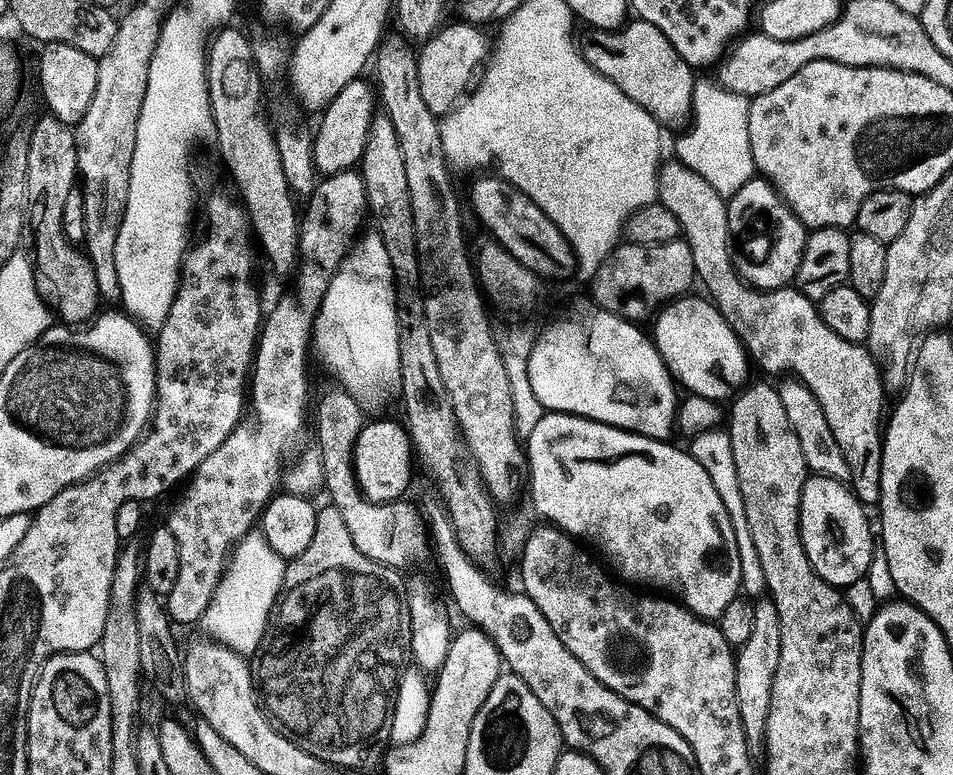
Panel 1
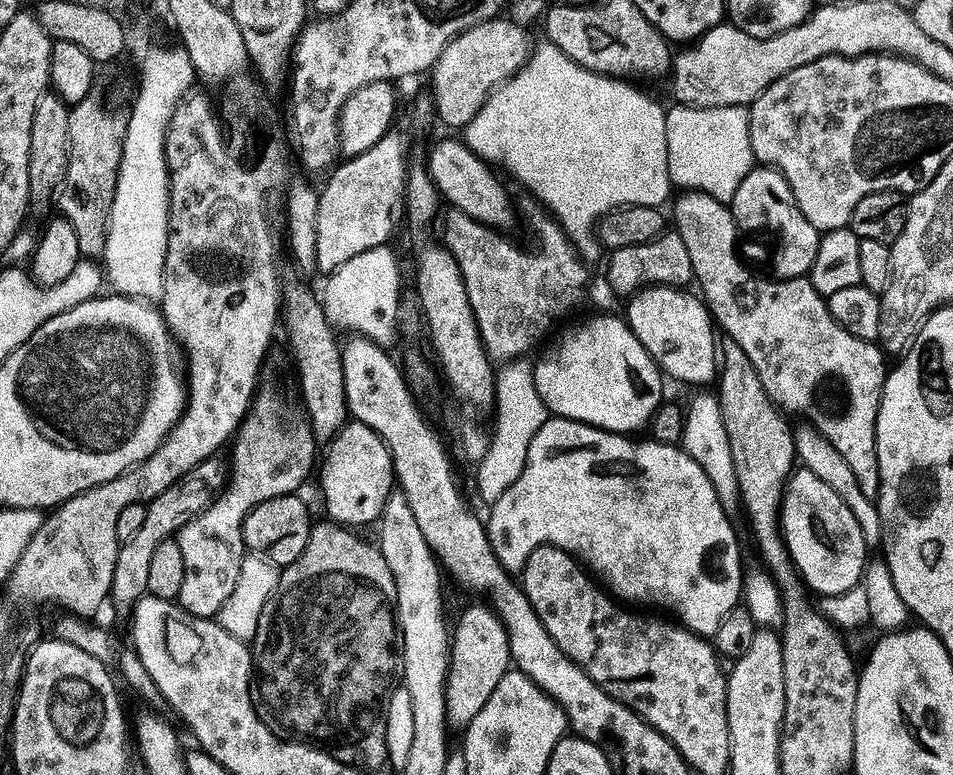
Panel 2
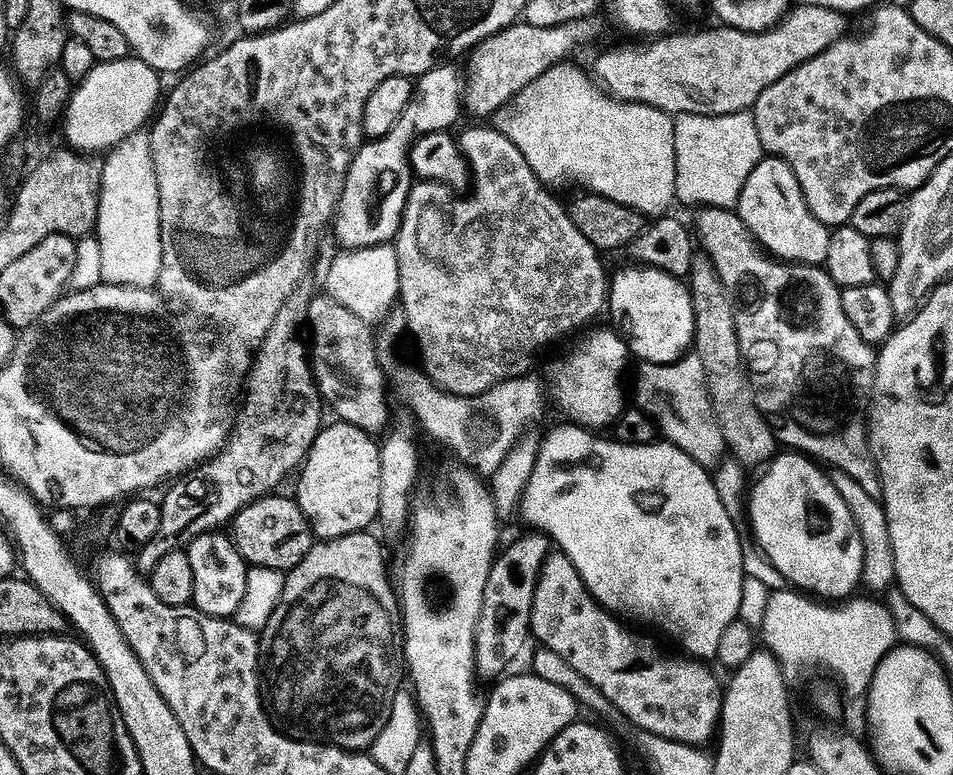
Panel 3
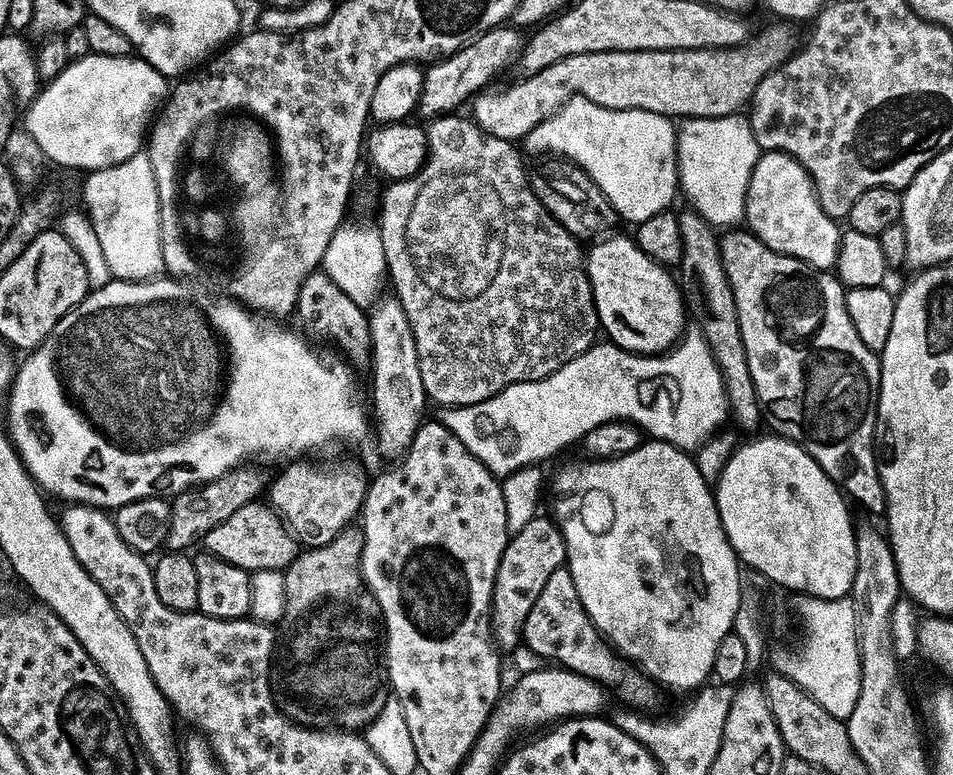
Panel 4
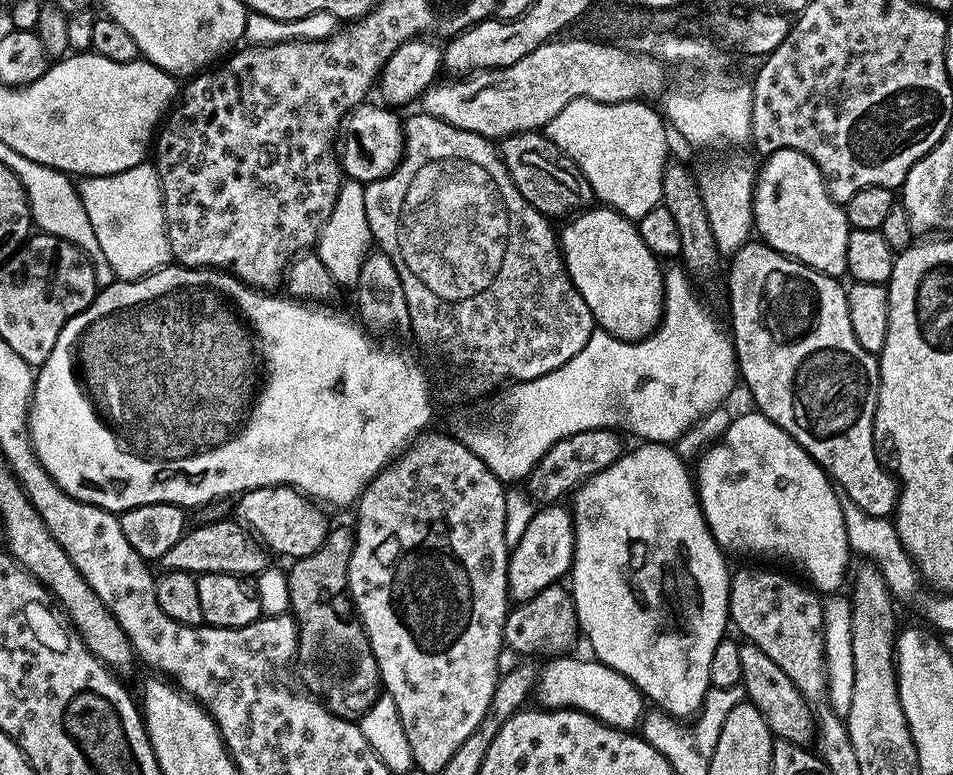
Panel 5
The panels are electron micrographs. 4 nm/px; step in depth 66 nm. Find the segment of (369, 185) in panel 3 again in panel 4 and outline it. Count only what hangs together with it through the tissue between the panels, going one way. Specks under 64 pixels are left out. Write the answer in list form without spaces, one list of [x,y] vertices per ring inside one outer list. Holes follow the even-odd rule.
[[[501,26],[476,37],[472,43],[467,44],[461,52],[433,63],[424,74],[424,89],[418,107],[419,115],[427,118],[439,118],[449,114],[459,113],[460,107],[467,105],[470,100],[468,88],[472,94],[479,94],[489,87],[488,84],[508,63],[519,55],[525,47],[526,40],[521,29],[515,26]]]

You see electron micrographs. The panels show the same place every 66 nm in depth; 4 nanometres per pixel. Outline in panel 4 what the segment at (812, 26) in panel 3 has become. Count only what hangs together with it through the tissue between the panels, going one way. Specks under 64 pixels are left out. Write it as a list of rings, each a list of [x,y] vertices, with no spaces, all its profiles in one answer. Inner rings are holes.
[[[780,22],[777,28],[768,28],[760,37],[749,39],[741,48],[694,49],[692,51],[666,52],[606,52],[582,54],[578,57],[566,58],[536,75],[521,78],[517,84],[509,86],[505,92],[492,93],[485,90],[471,101],[471,119],[484,132],[494,138],[523,141],[542,122],[555,116],[564,105],[571,100],[582,99],[594,102],[606,110],[625,112],[626,110],[642,110],[650,114],[669,118],[722,119],[743,113],[751,105],[758,86],[766,77],[771,76],[781,64],[785,64],[793,55],[796,44],[796,32],[791,23]]]

